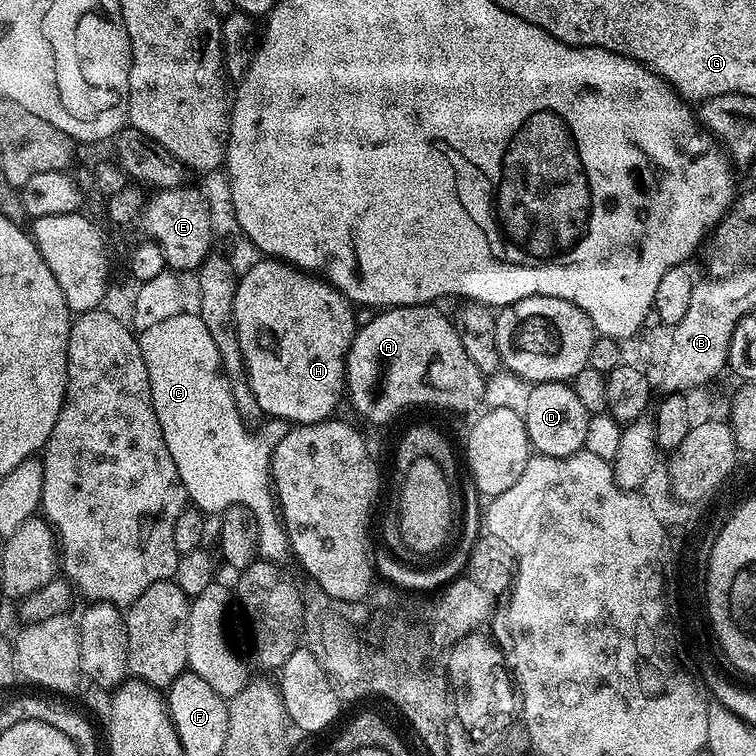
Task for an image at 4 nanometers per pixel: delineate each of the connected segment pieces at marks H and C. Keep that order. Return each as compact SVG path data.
M260 258L255 264L250 266L244 276L239 277L236 293L234 294L234 310L232 311L232 323L236 325L236 337L238 346L242 350L244 359L244 371L248 373L248 385L258 402L261 413L265 417L277 416L280 420L289 420L289 425L297 424L317 424L323 420L329 419L332 412L340 404L340 396L346 392L346 361L348 358L348 348L352 345L352 338L356 334L358 327L356 323L356 312L353 305L338 291L335 286L328 283L327 280L316 274L309 274L294 264L286 264L282 260L275 258Z
M186 310L150 326L150 330L139 333L138 339L146 362L146 374L150 374L154 414L158 414L166 450L170 450L170 458L174 458L174 466L178 466L178 478L191 507L205 514L219 514L230 506L246 506L254 518L263 521L268 512L268 496L264 491L270 488L270 460L267 455L260 456L259 442L244 433L245 425L232 397L228 377L220 366L218 346L214 346L206 322L202 322L195 311Z

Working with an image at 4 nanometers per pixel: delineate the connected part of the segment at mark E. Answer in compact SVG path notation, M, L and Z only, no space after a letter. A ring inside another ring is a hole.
M193 187L193 188L192 188ZM199 187L166 188L155 193L142 210L142 221L148 227L147 235L164 250L164 262L177 273L195 273L213 251L214 235L211 214Z

